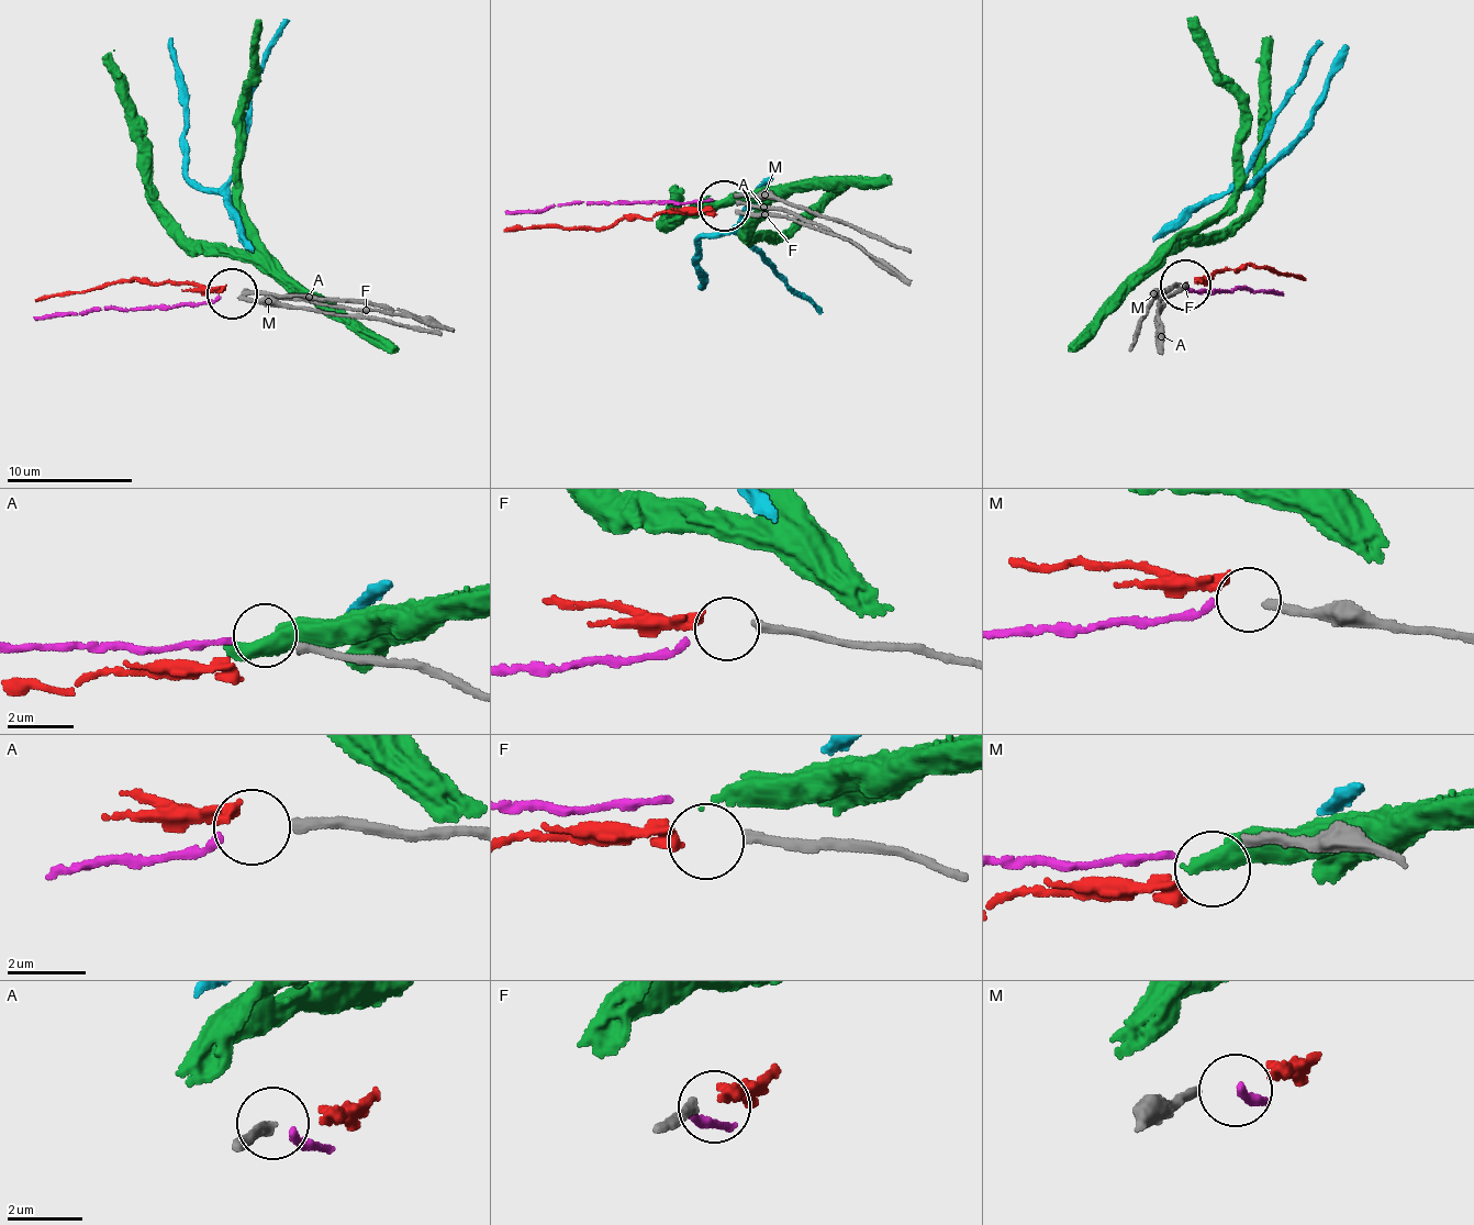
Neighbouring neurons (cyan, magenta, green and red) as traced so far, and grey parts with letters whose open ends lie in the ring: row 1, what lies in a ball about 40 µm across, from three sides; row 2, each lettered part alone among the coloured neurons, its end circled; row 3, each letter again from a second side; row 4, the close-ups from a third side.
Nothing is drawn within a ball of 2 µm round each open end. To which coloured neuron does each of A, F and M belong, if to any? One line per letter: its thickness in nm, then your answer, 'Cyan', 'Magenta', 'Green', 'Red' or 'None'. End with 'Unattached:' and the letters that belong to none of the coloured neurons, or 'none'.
A: Thickness 280 nm. Magenta
F: Thickness 220 nm. Red
M: Thickness 280 nm. None
Unattached: M

